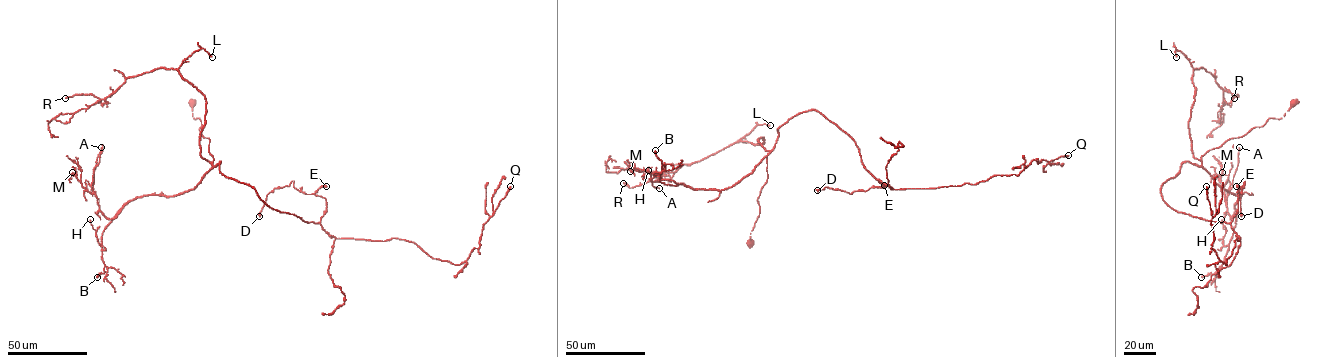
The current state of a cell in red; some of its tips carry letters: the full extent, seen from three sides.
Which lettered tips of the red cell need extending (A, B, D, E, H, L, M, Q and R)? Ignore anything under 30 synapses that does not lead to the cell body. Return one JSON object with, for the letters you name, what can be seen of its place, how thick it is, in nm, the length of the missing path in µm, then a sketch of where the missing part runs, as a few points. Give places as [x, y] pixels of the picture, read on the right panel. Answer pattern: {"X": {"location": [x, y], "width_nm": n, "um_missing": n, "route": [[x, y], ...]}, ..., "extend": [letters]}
{"extend": []}

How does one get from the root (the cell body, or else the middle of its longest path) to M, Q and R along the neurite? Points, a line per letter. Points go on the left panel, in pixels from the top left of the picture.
M: (193, 103), (213, 157), (193, 189), (136, 197), (107, 219), (72, 172)
Q: (193, 103), (213, 166), (220, 161), (222, 174), (271, 208), (336, 238), (403, 239), (460, 264), (510, 186)
R: (193, 103), (212, 162), (200, 154), (206, 98), (176, 69), (127, 77), (99, 102), (90, 94), (65, 98)

